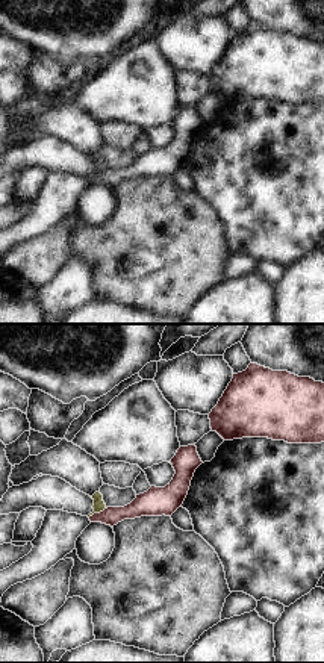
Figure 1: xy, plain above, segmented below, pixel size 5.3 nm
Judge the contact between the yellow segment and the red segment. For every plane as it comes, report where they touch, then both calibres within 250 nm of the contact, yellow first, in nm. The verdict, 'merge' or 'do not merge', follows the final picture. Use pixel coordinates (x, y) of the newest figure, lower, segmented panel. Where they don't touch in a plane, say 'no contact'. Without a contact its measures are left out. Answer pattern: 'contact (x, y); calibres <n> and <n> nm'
contact (97, 512); calibres 70 and 110 nm

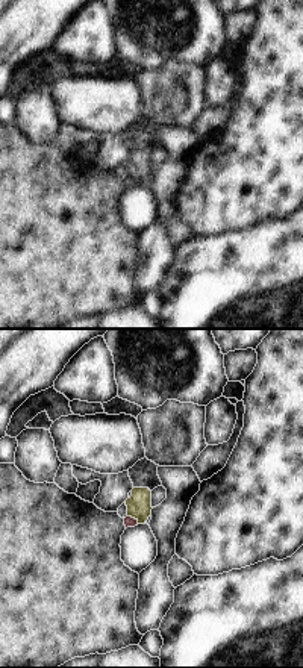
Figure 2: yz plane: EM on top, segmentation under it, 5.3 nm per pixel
contact (134, 517); calibres 130 and 60 nm

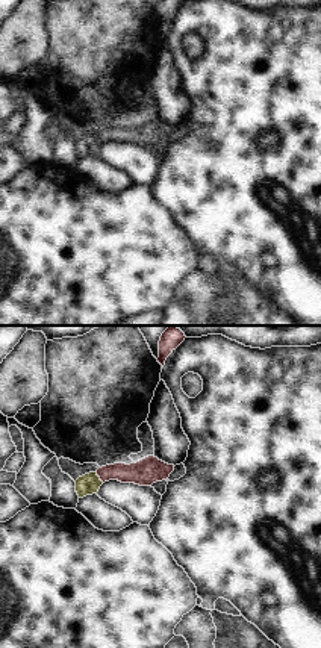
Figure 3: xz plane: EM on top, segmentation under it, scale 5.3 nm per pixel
contact (99, 477); calibres 110 and 140 nm

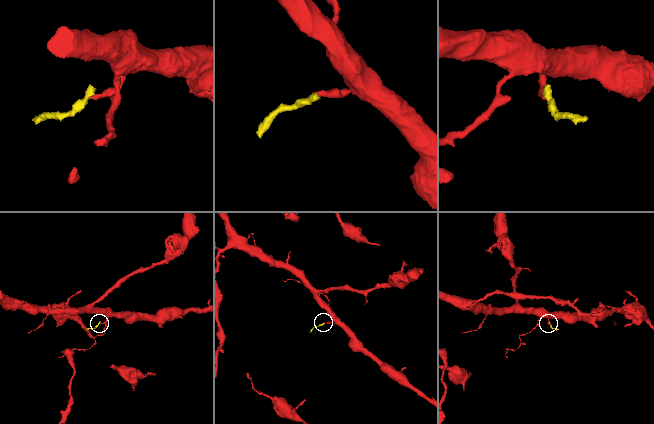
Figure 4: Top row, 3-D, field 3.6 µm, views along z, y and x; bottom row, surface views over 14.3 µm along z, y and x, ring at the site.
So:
do not merge

